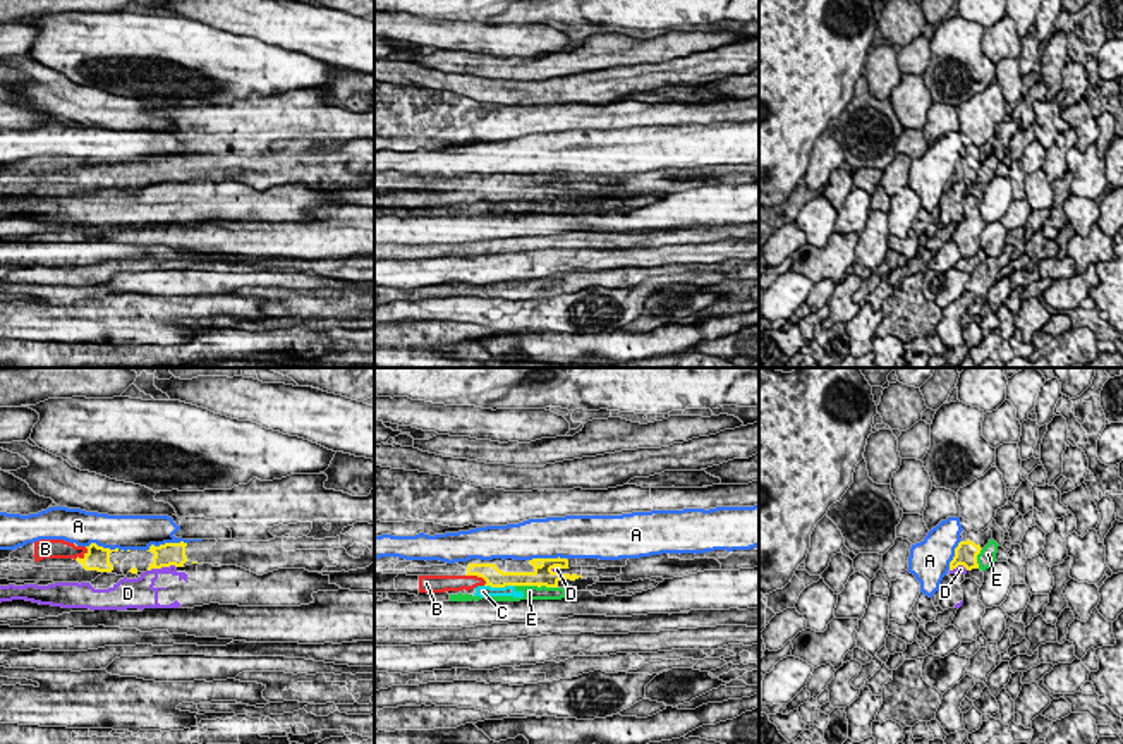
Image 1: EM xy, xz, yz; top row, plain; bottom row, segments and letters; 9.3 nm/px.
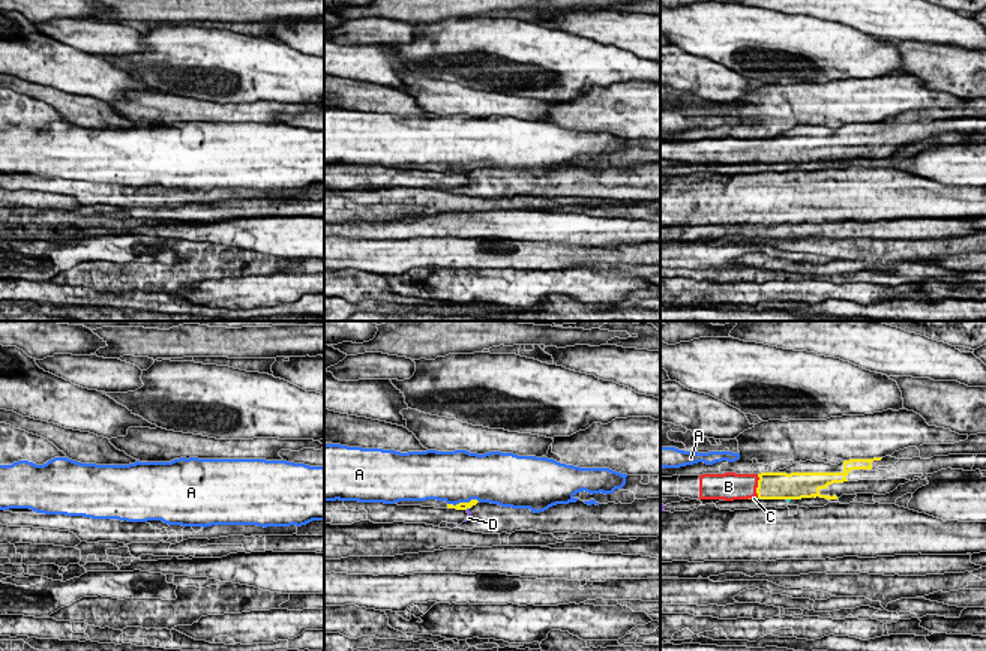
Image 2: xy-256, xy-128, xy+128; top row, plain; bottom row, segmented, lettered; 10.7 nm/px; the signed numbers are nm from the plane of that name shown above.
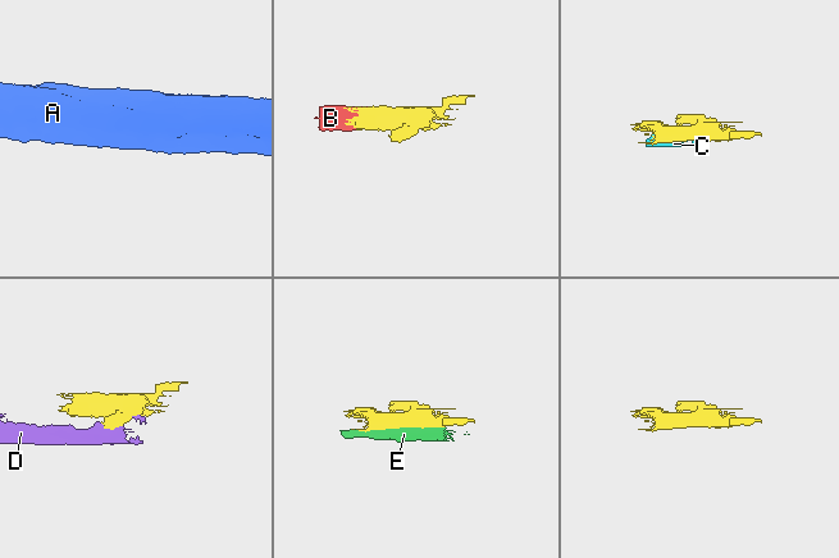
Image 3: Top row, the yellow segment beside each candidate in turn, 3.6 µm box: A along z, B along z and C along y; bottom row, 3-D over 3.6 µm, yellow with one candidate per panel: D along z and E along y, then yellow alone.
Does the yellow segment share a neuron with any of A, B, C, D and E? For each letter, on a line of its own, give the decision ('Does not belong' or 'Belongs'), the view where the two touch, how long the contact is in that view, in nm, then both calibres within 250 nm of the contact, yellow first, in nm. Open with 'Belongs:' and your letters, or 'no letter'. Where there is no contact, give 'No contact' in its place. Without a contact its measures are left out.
Belongs: B
A: Does not belong. Touches yellow in xy. Shared border 380 nm. Thickness 220 nm (yellow) against 300 nm
B: Belongs. Touches yellow in xz. Shared border 220 nm. Thickness 190 nm (yellow) against 160 nm
C: Does not belong. Touches yellow in xz. Shared border 280 nm. Thickness 190 nm (yellow) against 120 nm
D: Does not belong. Touches yellow in xy. Shared border 280 nm. Thickness 220 nm (yellow) against 170 nm
E: Does not belong. Touches yellow in xz. Shared border 400 nm. Thickness 190 nm (yellow) against 130 nm

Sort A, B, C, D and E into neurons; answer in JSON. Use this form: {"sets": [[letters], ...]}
{"sets": [["A"], ["B"], ["C", "E"], ["D"]]}

